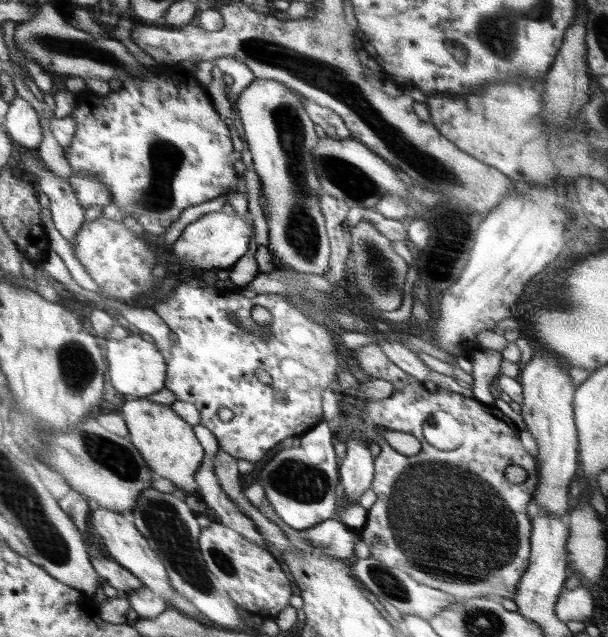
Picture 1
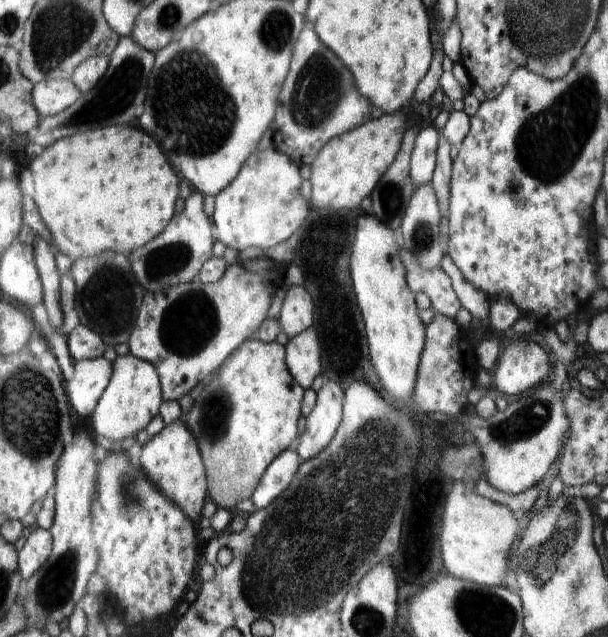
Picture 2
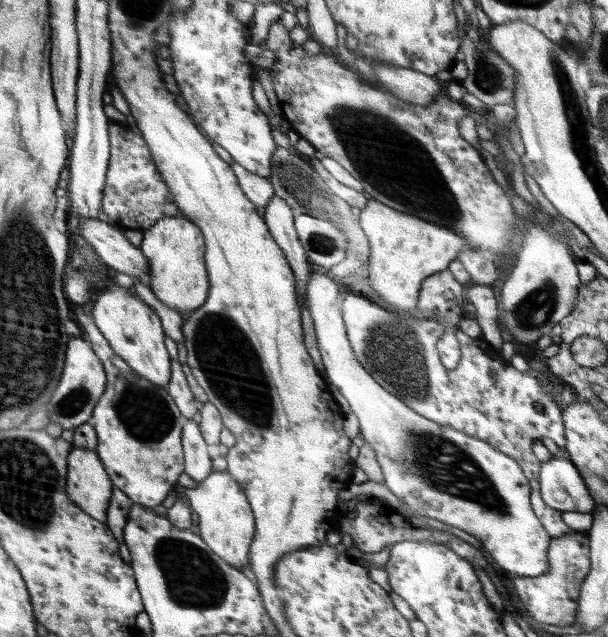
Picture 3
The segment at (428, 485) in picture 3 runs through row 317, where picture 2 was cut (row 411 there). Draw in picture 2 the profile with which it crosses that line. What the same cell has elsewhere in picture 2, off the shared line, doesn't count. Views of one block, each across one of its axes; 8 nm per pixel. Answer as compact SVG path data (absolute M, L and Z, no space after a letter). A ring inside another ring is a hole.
M326 382L320 388L315 406L306 417L306 430L299 434L297 456L301 461L315 458L336 435L343 416L343 397L343 389L336 382Z

